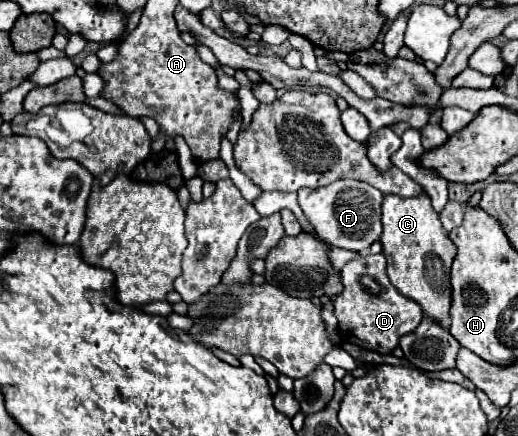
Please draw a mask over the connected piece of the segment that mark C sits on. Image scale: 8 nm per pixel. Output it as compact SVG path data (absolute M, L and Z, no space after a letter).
M383 197L383 233L381 233L383 255L387 259L387 275L395 289L419 301L425 315L435 317L443 327L449 327L449 305L451 305L451 285L449 269L455 257L455 245L441 227L439 215L431 205L431 197Z

